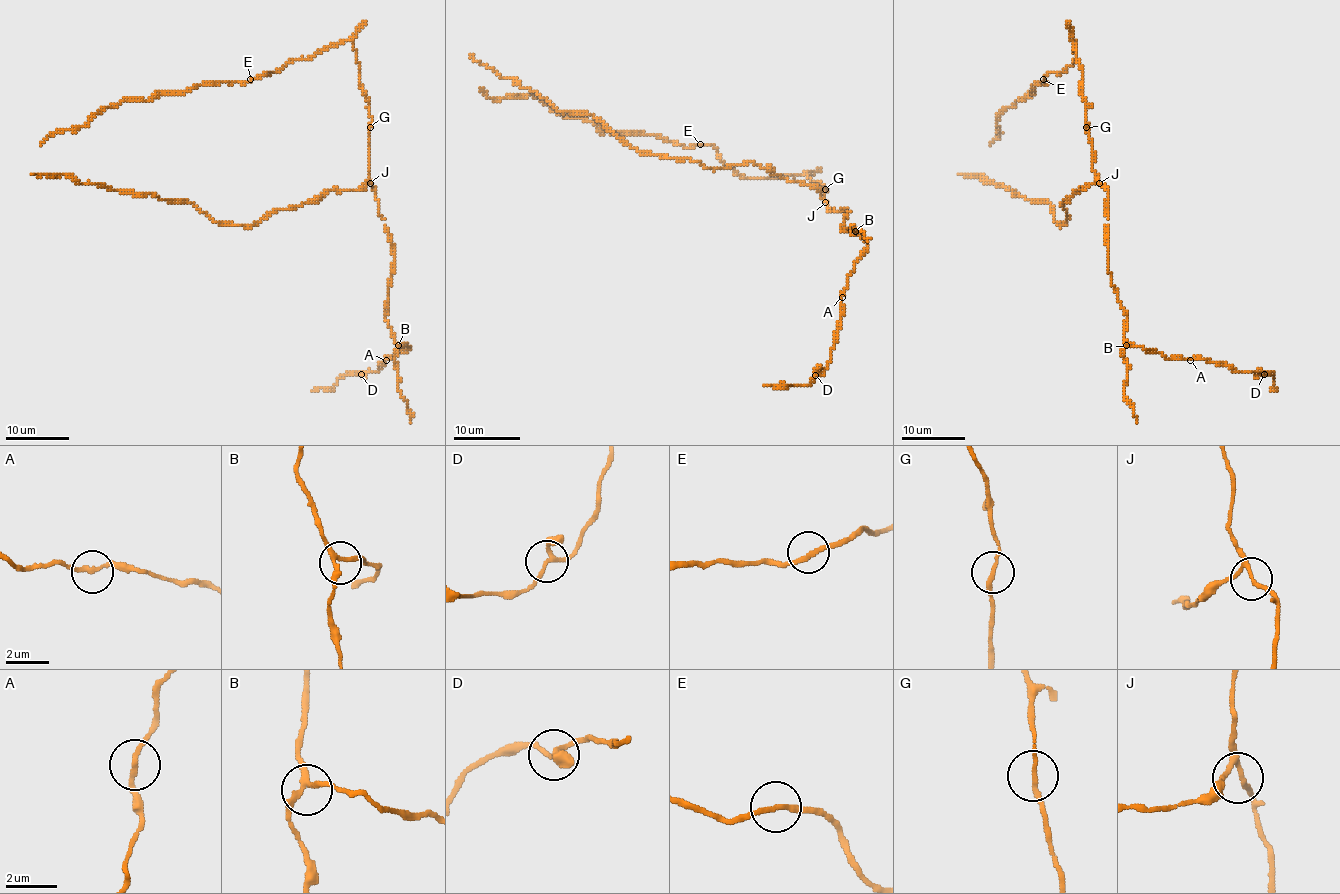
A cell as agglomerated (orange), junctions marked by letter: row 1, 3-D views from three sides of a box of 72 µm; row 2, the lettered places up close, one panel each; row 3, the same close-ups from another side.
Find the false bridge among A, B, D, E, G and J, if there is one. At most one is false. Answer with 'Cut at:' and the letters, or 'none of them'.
Cut at: none of them

